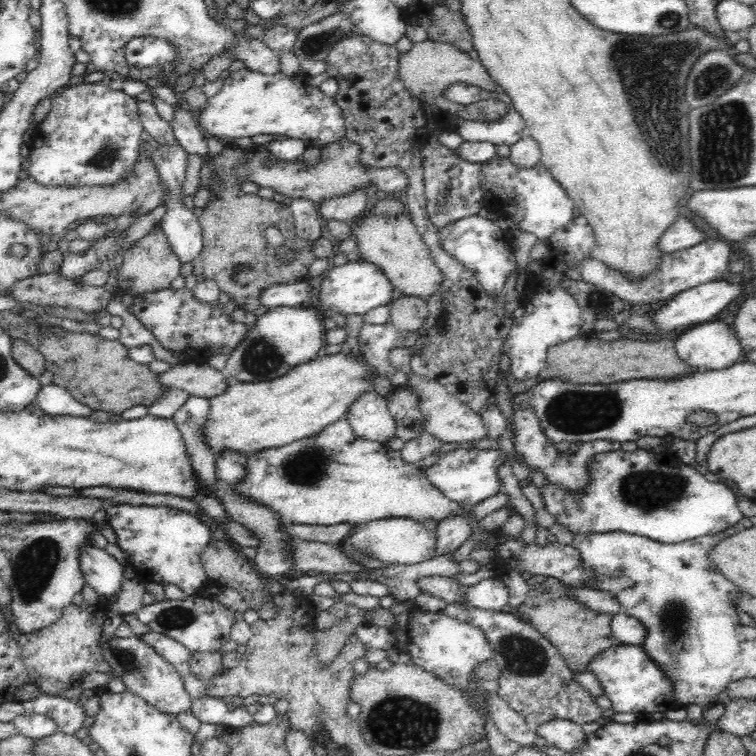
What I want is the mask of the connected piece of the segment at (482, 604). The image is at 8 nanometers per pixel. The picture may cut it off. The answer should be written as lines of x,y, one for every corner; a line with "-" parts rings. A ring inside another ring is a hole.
486,575
485,580
475,586
468,587
466,590
467,600
478,610
500,612
508,604
508,591
498,575
493,578

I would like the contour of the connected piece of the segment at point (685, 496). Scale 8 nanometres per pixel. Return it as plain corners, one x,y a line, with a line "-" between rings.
620,449
615,452
599,453
590,460
588,467
590,467
590,486
584,492
569,491
567,488
552,484
549,480
546,486
539,488
546,510
554,516
555,523
566,527
574,535
587,532
626,531
659,543
676,544
722,532
738,524
738,520
745,516
736,504
737,491
730,484
706,476
668,453
655,455
649,450
624,452

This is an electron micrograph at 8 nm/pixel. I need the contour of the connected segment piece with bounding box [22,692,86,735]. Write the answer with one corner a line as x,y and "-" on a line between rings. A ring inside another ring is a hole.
42,692
40,696
23,703
26,713
36,713
50,717
58,725
58,730
73,735
82,728
86,718
84,706
79,701
67,699
61,695

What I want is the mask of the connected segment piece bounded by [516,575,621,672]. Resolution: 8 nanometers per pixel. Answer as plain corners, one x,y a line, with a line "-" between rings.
532,575
528,580
528,594
516,615
523,621
529,622
538,632
548,639
560,651
570,670
588,672
588,666
594,656
614,645
620,645
610,628
611,614
592,610
574,597
566,595
567,586
560,580
544,575

